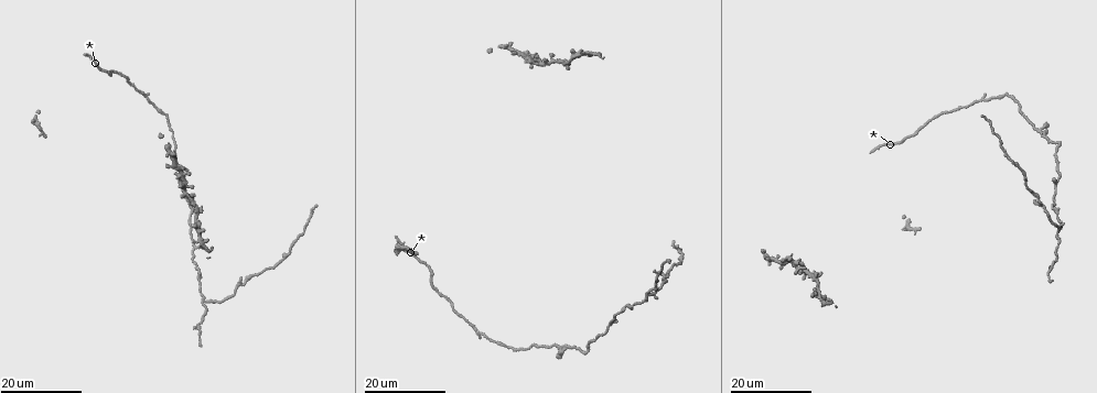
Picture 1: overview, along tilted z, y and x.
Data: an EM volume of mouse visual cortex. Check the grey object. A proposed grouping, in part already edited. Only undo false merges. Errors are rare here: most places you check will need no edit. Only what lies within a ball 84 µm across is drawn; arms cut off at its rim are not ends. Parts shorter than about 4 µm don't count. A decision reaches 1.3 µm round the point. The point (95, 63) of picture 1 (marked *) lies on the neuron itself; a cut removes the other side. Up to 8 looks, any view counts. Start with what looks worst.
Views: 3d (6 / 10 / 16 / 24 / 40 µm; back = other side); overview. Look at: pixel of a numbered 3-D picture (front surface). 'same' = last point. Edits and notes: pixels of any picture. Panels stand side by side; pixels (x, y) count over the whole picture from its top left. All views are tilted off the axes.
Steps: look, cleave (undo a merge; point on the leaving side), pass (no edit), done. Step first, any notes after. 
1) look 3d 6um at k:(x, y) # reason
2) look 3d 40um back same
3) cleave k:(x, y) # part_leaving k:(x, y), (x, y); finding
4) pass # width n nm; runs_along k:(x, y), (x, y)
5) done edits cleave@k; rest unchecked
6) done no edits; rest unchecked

look 3d 16um at 1:(201, 300) # arms part here

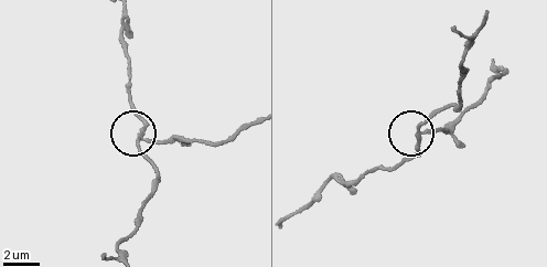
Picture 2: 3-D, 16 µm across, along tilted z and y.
look 3d 10um at 2:(141, 138)

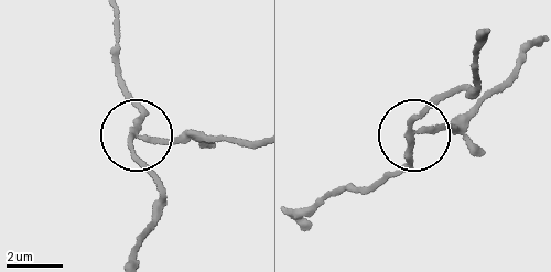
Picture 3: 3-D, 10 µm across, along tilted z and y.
cleave 3:(179, 136) # width 180 nm; part_leaving 3:(139, 138), (249, 139); two neurons meet here

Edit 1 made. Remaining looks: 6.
look overview

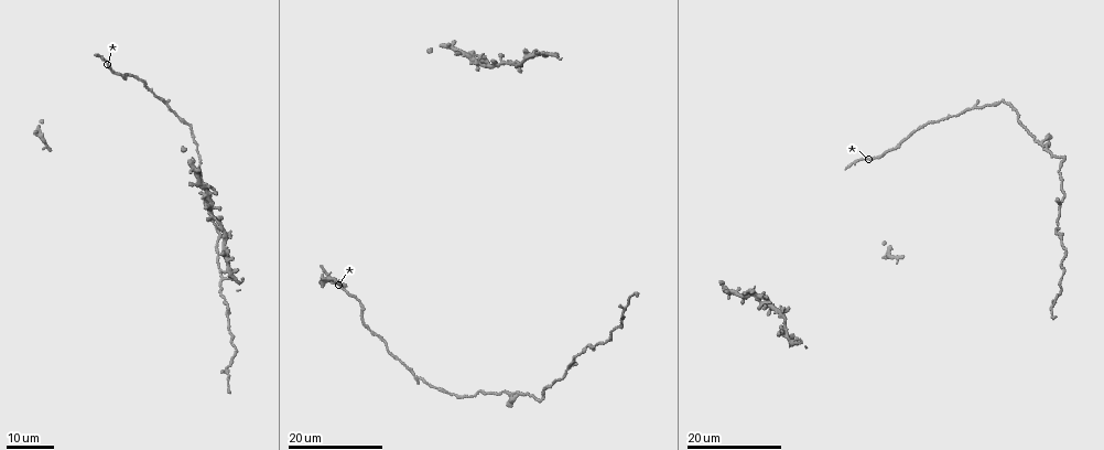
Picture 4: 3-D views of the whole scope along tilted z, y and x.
look 3d 24um at 4:(594, 347) # three arms meet

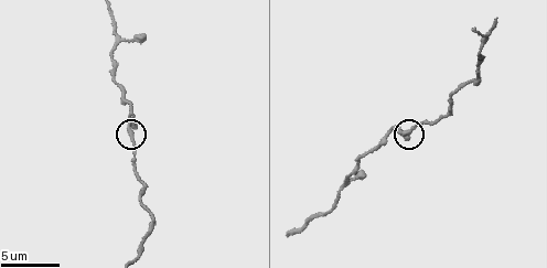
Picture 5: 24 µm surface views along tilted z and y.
look 3d 6um at 5:(407, 131)

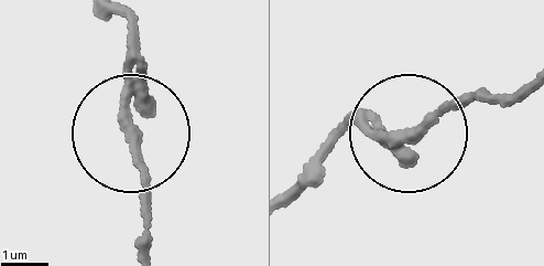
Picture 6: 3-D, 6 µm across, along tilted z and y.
pass # runs_along 6:(110, 14), (129, 34), (123, 107), (142, 241); all the same neuron

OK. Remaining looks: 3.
look 3d 16um at 4:(1020, 121) # sudden change in width

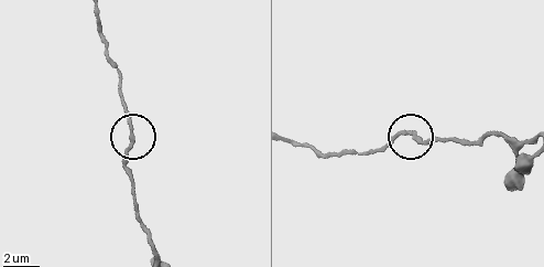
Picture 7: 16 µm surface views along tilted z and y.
look 3d 10um at 7:(129, 130) # zoom in

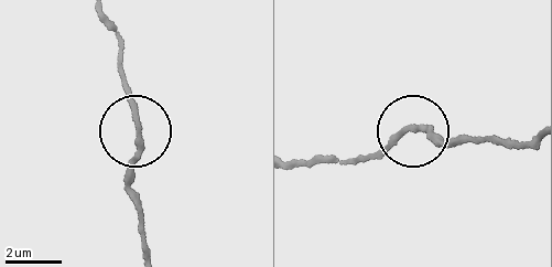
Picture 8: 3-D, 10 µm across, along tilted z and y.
pass # runs_along 8:(294, 159), (353, 161), (421, 127), (451, 139); one neuron here

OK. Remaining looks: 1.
done edits cleave@3; rest unchecked

